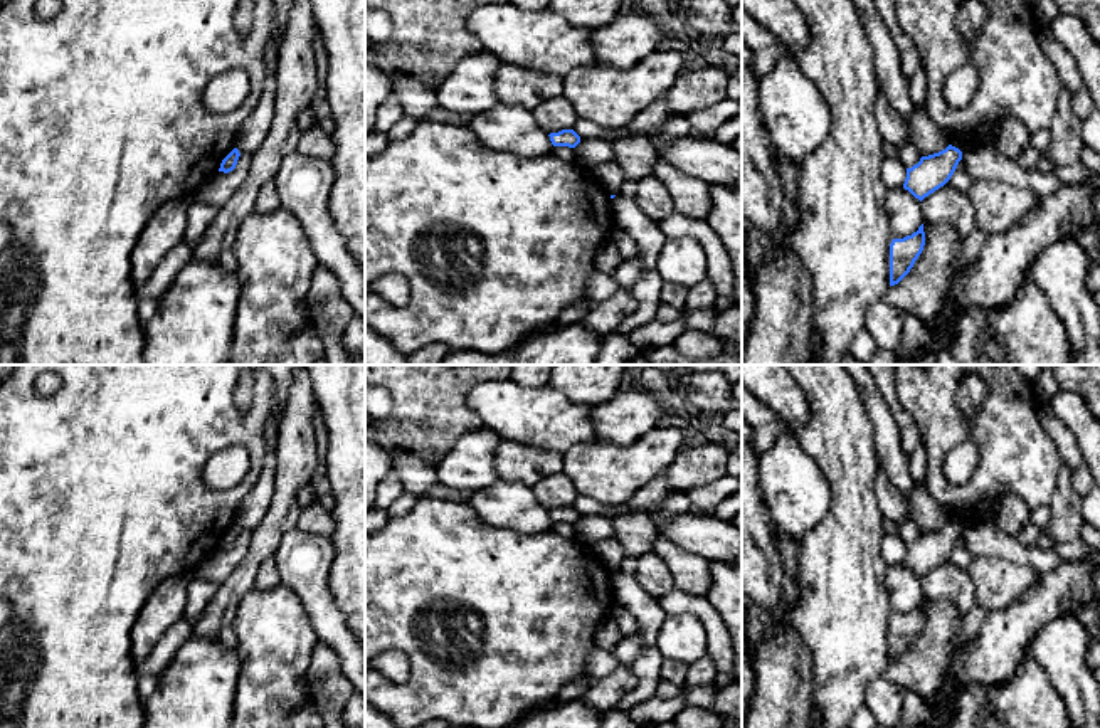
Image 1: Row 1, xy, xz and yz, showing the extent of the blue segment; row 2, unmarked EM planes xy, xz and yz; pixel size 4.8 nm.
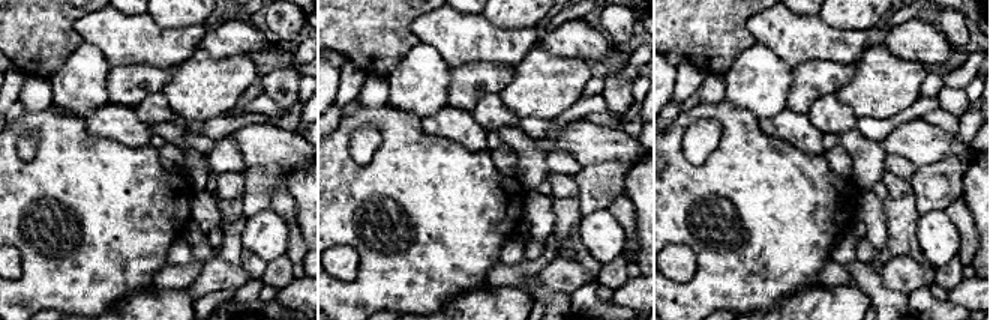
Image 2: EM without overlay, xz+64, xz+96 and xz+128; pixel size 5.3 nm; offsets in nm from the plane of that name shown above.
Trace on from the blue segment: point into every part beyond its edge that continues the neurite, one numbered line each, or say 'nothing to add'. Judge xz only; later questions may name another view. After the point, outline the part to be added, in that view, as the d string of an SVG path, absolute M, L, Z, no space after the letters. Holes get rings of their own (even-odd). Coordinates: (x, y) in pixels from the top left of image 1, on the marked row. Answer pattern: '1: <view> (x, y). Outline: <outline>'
1: xz (554, 115). Outline: M563 94L543 101L535 109L531 109L531 114L537 124L548 135L558 133L562 129L574 129L579 119L574 106Z

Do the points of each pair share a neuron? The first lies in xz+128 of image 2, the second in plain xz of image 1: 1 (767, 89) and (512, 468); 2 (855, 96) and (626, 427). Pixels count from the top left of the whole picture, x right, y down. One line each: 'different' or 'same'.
1: different
2: different

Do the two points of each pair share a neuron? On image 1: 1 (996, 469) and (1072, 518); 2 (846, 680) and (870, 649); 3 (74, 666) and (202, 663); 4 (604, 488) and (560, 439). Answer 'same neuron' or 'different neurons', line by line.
1: different neurons
2: same neuron
3: different neurons
4: different neurons

